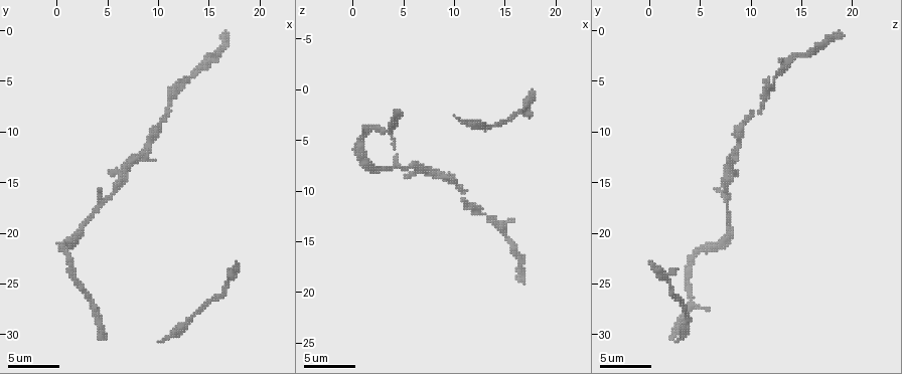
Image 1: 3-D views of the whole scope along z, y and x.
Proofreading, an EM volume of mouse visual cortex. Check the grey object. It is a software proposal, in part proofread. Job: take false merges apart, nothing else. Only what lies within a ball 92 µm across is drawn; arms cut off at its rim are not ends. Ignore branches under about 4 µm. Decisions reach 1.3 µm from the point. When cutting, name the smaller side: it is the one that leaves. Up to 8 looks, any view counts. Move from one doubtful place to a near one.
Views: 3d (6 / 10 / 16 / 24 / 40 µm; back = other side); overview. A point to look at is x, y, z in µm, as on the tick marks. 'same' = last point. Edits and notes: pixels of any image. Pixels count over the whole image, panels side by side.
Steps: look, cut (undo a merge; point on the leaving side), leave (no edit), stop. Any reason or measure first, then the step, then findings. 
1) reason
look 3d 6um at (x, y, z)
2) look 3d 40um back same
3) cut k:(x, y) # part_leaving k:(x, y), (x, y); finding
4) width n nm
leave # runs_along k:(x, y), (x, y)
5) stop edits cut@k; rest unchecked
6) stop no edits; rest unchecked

thin neck
look 3d 10um at (15.6, 2.4, 15.0)

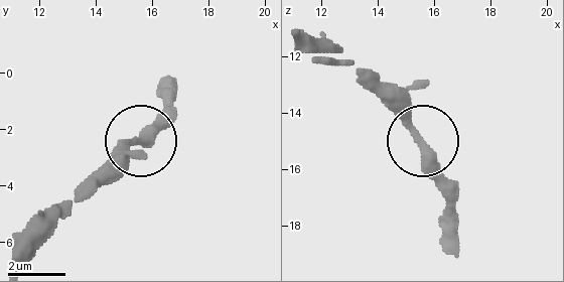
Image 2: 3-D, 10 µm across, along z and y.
leave # continuous, no second neuron

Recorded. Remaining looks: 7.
thick turns thin
look 3d 16um at (5.8, 15.6, 7.8)

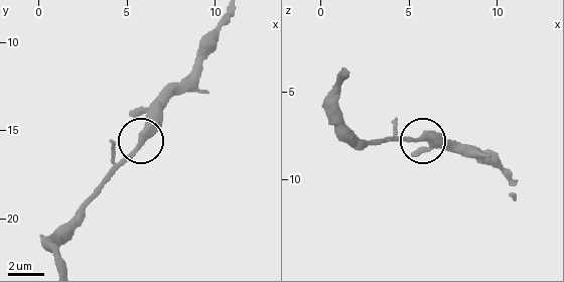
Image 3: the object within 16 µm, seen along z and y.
look 3d 6um at (6.0, 15.4, 7.6)

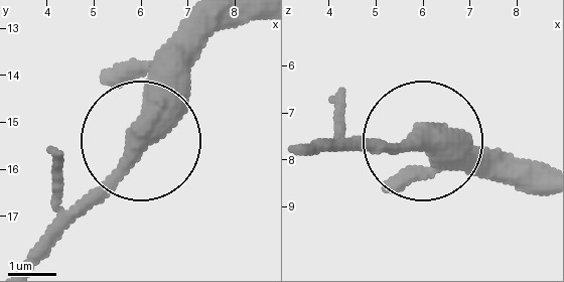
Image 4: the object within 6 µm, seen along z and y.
width 380 nm
leave # runs_along 4:(27, 259), (111, 174), (151, 66), (179, 34); continuous, no second neuron

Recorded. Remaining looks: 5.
sudden change in width
look 3d 10um at (10.4, 8.8, 9.4)

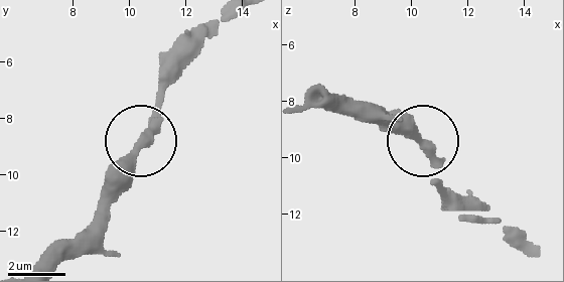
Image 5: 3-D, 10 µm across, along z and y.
leave # runs_along 5:(49, 261), (86, 225), (105, 181), (162, 104); one neuron here

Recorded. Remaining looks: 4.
thin neck
look 3d 6um at (12.8, 4.8, 12.2)

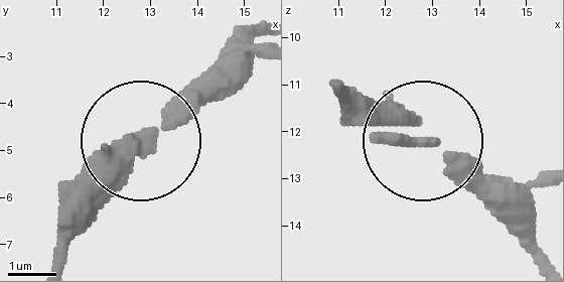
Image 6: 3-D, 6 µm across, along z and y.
from behind
look 3d 6um back at (12.90, 4.80, 12.35)

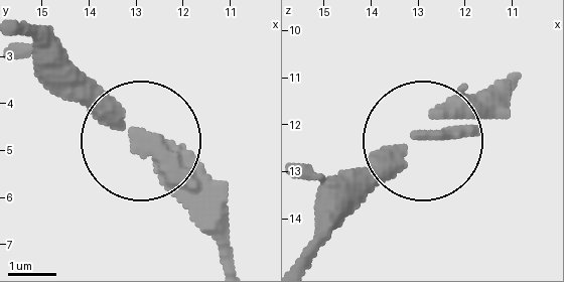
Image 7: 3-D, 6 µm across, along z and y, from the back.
width 250 nm
leave # continuous, no second neuron

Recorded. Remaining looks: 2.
stop no edits; rest unchecked

